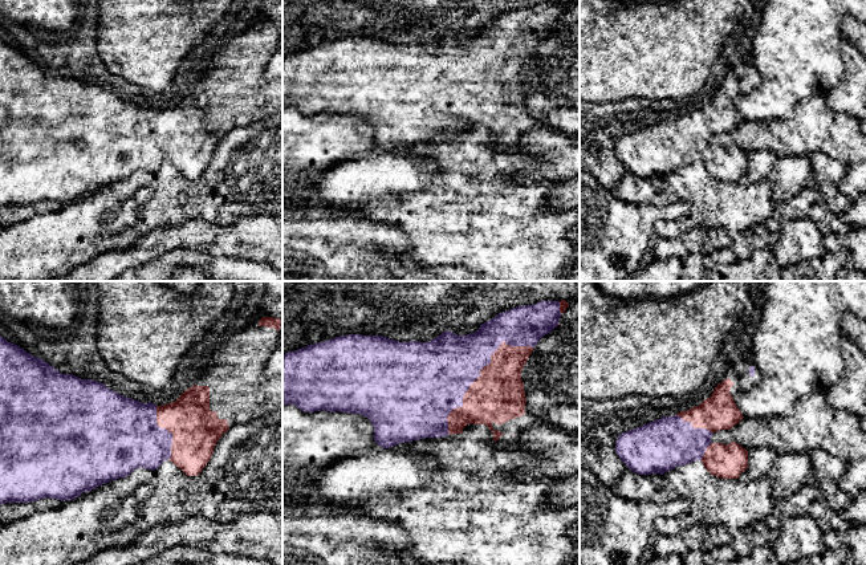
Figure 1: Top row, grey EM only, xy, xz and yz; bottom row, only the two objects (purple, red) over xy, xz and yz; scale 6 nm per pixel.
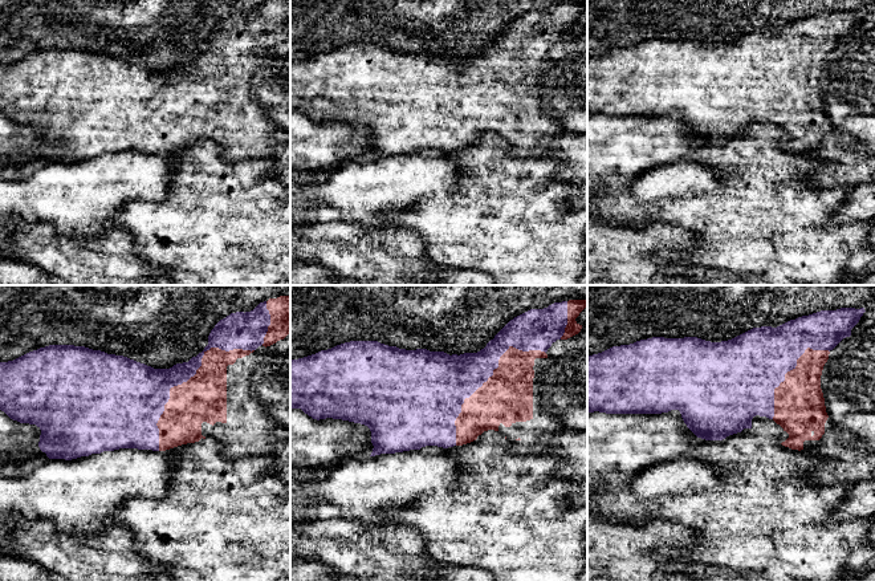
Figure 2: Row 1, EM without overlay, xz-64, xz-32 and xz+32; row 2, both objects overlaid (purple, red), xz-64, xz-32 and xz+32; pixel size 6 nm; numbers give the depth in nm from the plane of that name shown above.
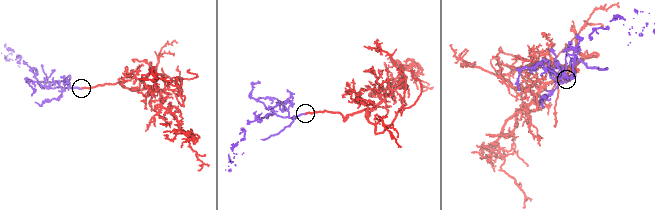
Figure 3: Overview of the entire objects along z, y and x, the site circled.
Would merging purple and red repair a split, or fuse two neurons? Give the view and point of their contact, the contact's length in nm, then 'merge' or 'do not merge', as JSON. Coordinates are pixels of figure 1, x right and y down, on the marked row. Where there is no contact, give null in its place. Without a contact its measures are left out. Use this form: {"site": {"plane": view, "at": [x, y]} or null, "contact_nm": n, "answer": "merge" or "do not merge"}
{"site": {"plane": "xz", "at": [479, 374]}, "contact_nm": 750, "answer": "merge"}

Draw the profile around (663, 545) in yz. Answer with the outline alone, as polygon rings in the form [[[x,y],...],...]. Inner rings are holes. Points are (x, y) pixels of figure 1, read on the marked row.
[[[684,533],[675,536],[655,534],[654,541],[654,556],[668,557],[671,554],[686,554],[690,549],[686,544]]]

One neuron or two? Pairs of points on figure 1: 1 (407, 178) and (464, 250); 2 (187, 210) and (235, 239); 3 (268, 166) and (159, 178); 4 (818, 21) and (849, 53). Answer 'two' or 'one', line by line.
1: two
2: two
3: one
4: two

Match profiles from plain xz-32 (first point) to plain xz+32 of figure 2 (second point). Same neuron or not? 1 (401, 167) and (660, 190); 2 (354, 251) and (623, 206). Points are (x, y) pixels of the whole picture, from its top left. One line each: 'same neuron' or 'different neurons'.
1: same neuron
2: different neurons

